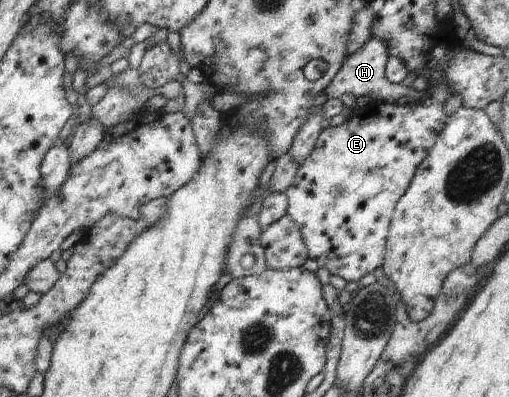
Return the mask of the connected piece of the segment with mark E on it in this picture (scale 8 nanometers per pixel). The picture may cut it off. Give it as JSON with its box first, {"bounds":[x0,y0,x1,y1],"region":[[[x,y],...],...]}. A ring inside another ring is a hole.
{"bounds":[285,83,451,282],"region":[[[430,83],[426,93],[432,99],[430,101],[423,101],[421,104],[397,105],[389,103],[388,101],[373,100],[372,104],[354,113],[344,124],[338,125],[337,127],[329,126],[320,133],[312,154],[299,166],[294,184],[285,192],[289,198],[287,214],[294,219],[294,222],[297,222],[301,226],[301,233],[303,234],[303,239],[309,252],[309,258],[314,259],[319,267],[326,268],[330,274],[341,276],[348,282],[360,282],[366,274],[370,274],[370,272],[378,270],[380,266],[384,266],[387,258],[388,239],[391,235],[391,222],[394,218],[396,207],[400,199],[403,198],[406,191],[411,187],[420,164],[428,158],[430,151],[438,142],[440,134],[447,127],[449,117],[444,112],[444,103],[451,96],[449,92],[450,90],[445,85],[436,87]]]}

